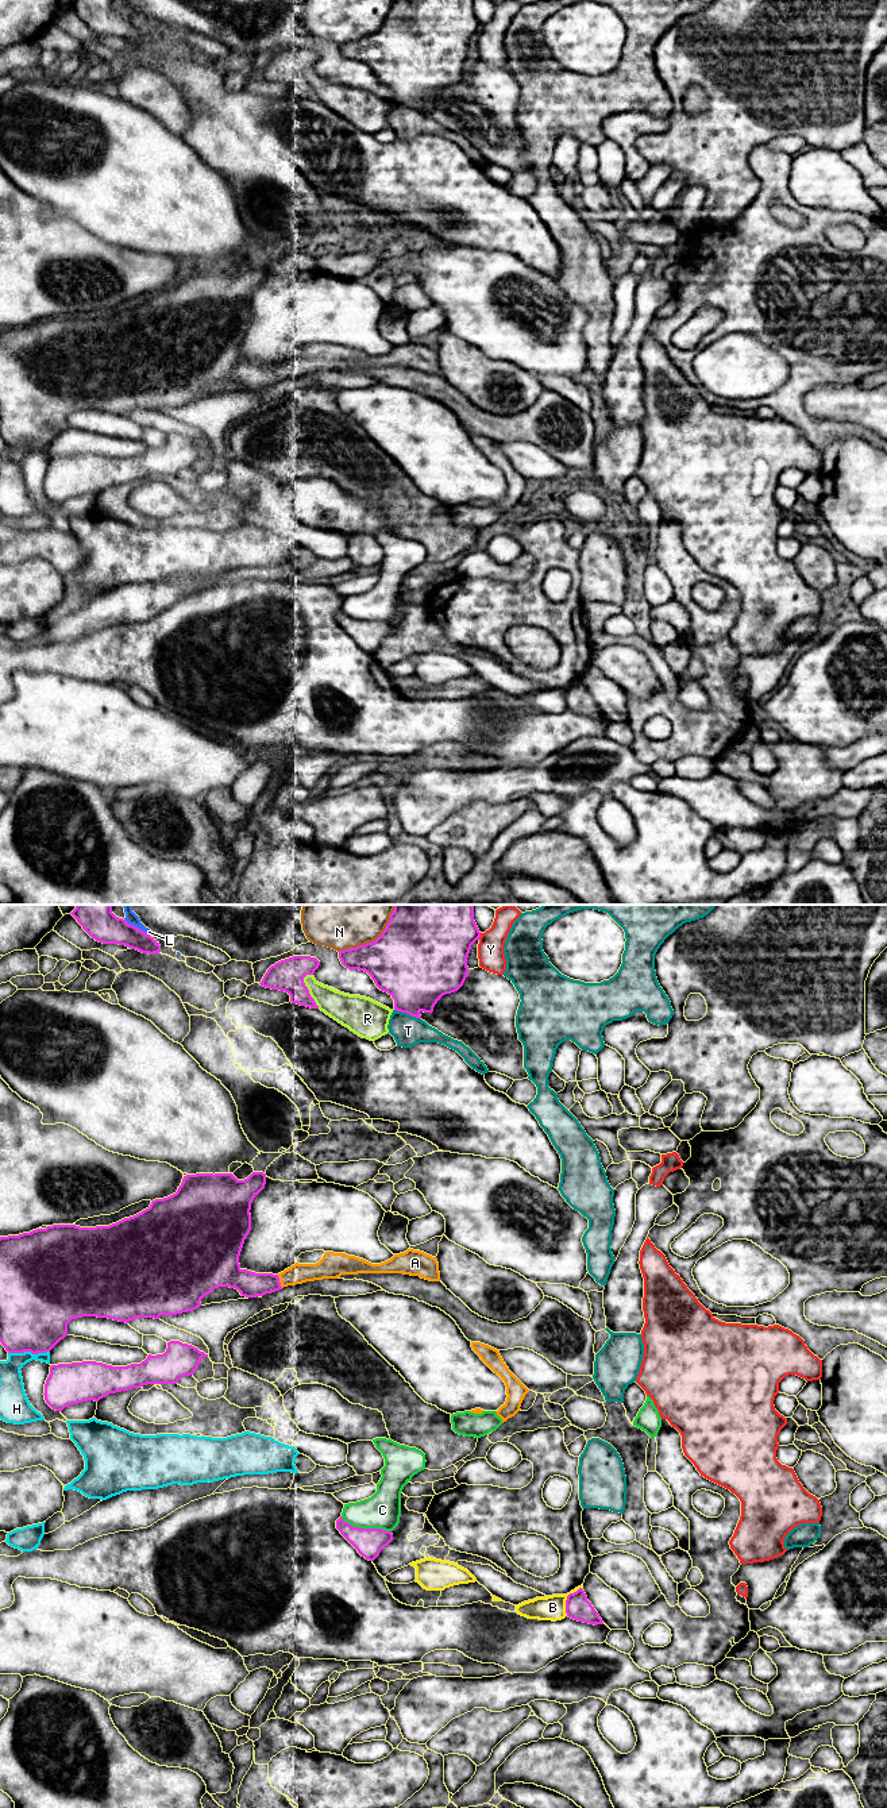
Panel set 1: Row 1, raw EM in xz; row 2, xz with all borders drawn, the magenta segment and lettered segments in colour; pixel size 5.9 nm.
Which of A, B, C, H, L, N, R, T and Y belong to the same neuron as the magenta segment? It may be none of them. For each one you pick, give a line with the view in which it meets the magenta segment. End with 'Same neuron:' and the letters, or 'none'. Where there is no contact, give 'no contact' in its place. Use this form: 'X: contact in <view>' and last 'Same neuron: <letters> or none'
A: contact in xz
Same neuron: A

